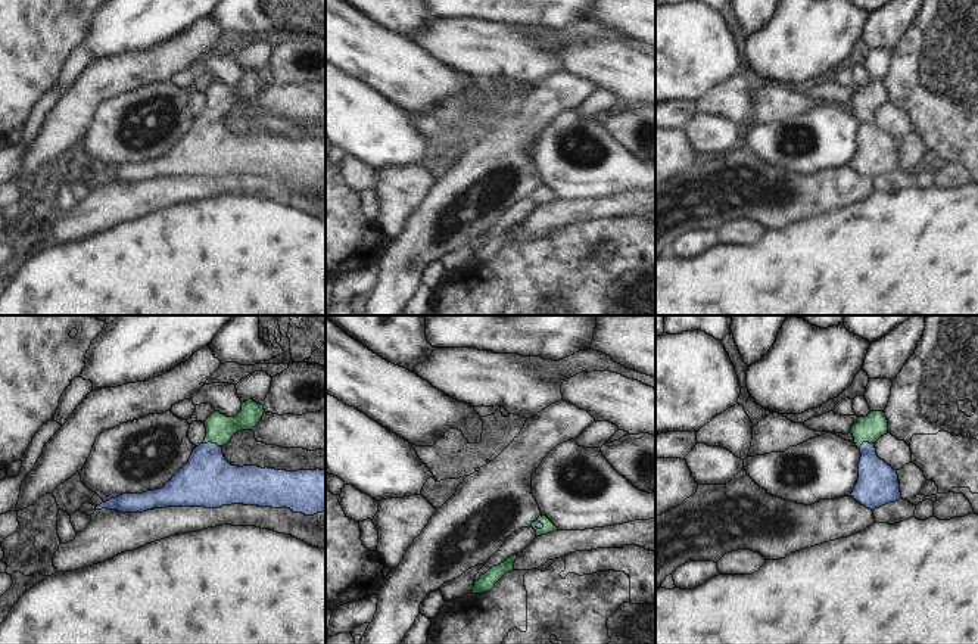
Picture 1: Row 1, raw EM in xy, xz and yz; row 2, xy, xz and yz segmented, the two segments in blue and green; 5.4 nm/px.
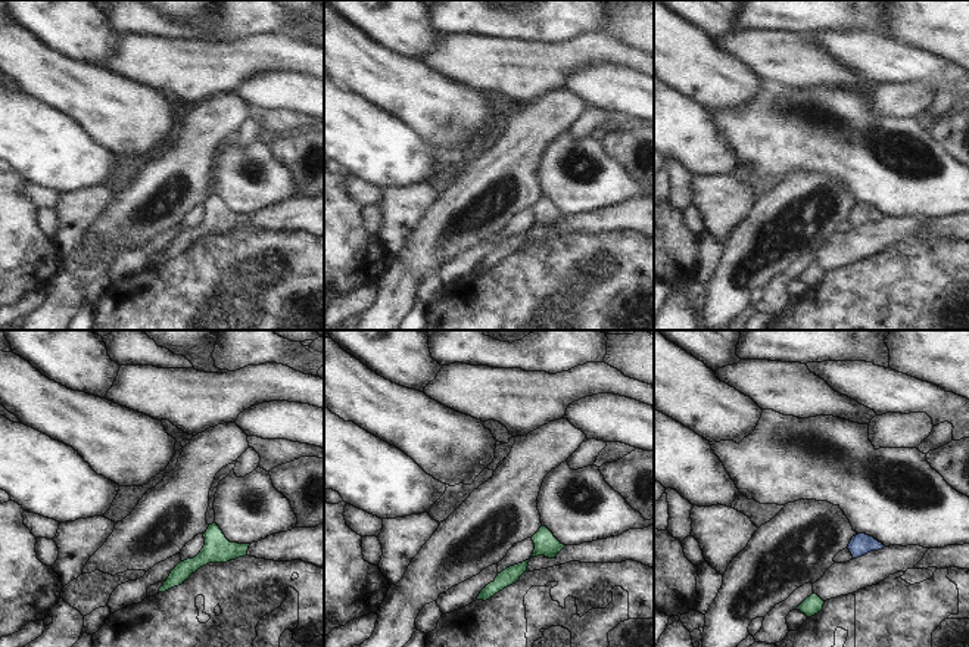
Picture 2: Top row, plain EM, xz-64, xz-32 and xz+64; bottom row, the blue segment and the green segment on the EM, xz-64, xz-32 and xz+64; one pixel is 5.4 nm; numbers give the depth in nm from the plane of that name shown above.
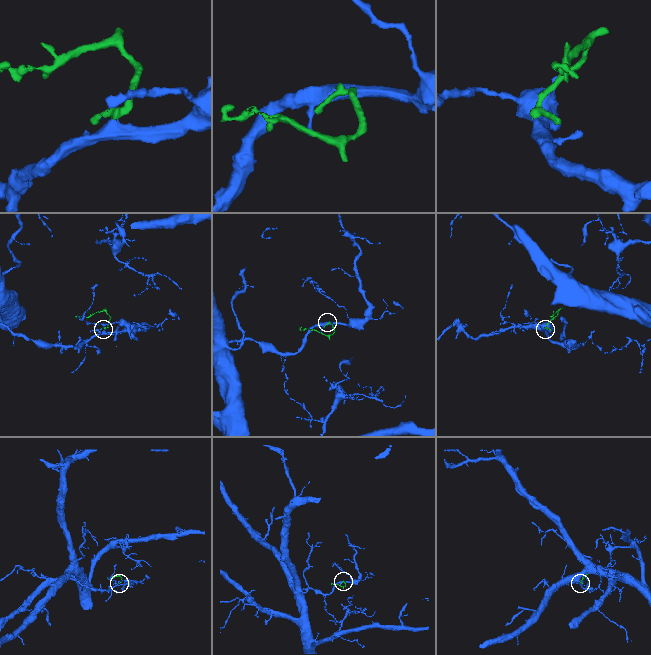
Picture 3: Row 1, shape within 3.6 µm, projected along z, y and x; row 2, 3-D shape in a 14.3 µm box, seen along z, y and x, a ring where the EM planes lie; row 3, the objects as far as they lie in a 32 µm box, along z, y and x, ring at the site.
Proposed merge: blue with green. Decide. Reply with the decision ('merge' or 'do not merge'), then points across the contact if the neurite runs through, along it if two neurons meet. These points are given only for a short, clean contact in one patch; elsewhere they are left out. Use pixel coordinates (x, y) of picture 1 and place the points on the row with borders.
merge; way xy (208, 479), (211, 442), (220, 429)

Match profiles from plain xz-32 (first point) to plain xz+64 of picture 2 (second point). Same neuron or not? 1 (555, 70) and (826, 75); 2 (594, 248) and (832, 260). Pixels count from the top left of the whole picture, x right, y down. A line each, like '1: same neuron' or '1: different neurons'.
1: same neuron
2: different neurons

